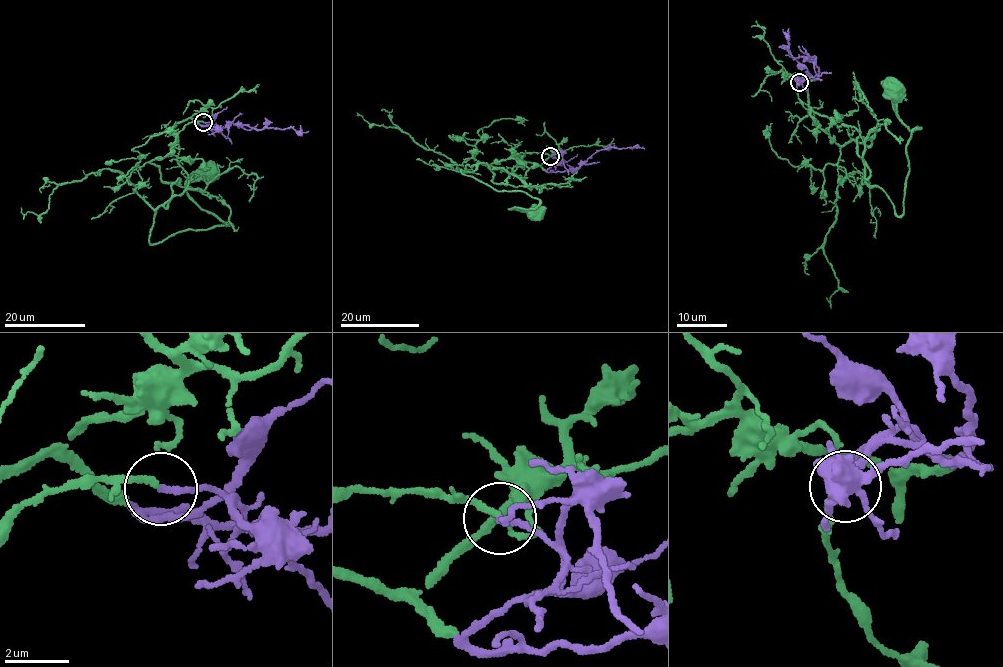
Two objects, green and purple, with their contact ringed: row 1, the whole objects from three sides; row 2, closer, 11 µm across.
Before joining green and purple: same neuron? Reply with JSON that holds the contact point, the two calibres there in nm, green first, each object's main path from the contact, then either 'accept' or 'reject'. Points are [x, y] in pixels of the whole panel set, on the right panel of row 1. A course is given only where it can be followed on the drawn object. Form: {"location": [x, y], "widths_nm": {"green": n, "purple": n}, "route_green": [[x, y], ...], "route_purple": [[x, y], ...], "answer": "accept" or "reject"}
{"location": [799, 82], "widths_nm": {"green": 130, "purple": 200}, "route_green": [[798, 82], [807, 109], [860, 134], [866, 181], [897, 215], [905, 153], [921, 129], [904, 123], [889, 91]], "route_purple": [[799, 82], [806, 74], [817, 78], [819, 72], [812, 56], [792, 57], [787, 46], [788, 28]], "answer": "accept"}

